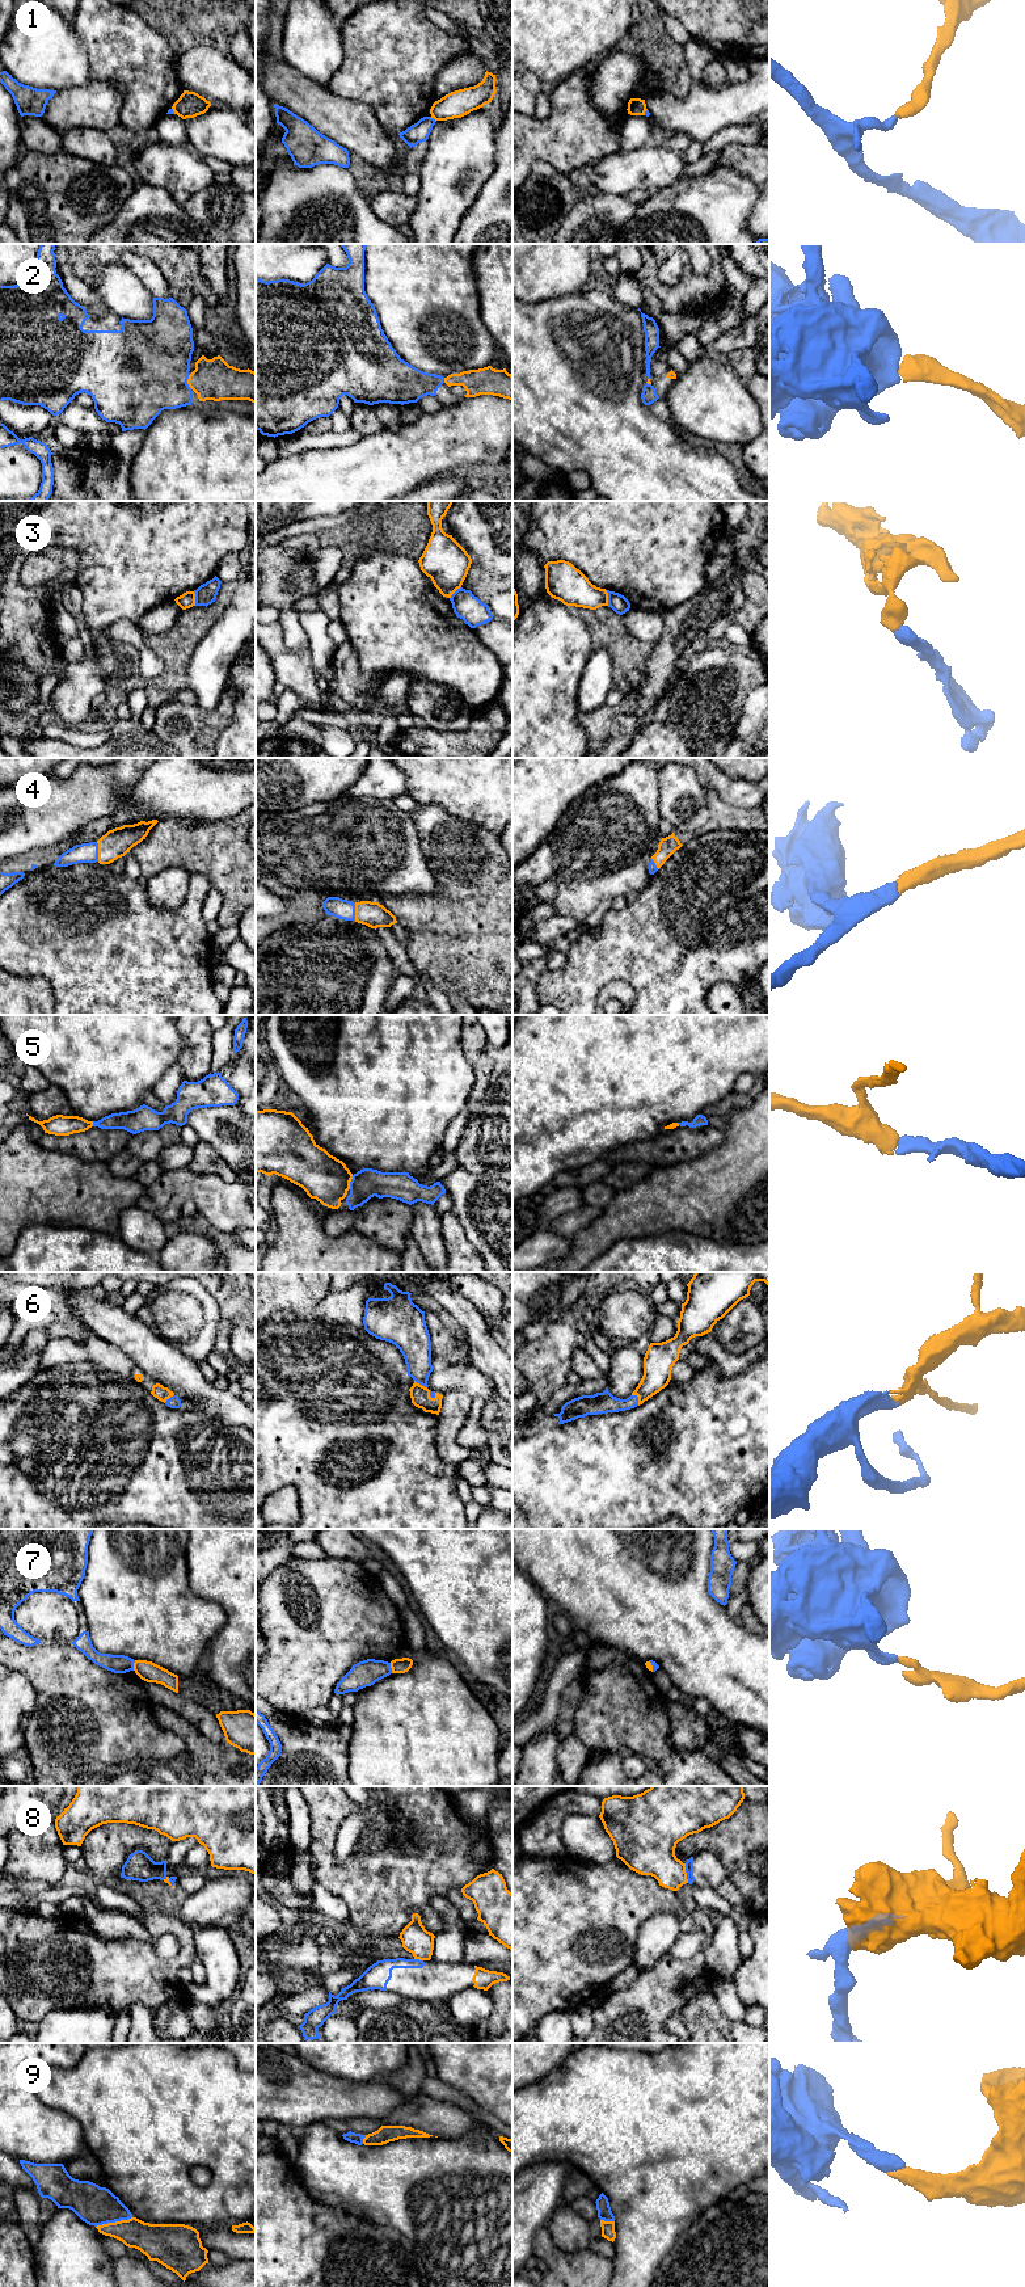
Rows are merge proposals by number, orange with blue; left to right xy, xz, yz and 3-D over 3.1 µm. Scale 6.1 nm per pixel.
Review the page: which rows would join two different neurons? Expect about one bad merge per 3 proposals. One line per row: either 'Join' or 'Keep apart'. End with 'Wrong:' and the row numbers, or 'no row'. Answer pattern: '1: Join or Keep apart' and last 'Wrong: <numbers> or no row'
1: Keep apart
2: Join
3: Keep apart
4: Join
5: Join
6: Join
7: Keep apart
8: Join
9: Join
Wrong: 1, 3, 7

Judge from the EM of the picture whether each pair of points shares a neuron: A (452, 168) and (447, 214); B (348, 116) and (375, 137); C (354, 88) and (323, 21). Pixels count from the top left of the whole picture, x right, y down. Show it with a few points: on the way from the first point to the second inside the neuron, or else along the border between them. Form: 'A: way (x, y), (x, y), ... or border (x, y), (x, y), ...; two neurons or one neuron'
A: way (451, 180), (447, 190), (447, 202); one neuron
B: way (354, 122), (368, 137); one neuron
C: border (341, 30), (342, 63), (327, 87); two neurons

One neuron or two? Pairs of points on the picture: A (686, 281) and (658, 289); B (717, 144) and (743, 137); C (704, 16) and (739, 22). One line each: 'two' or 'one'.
A: one
B: one
C: one

